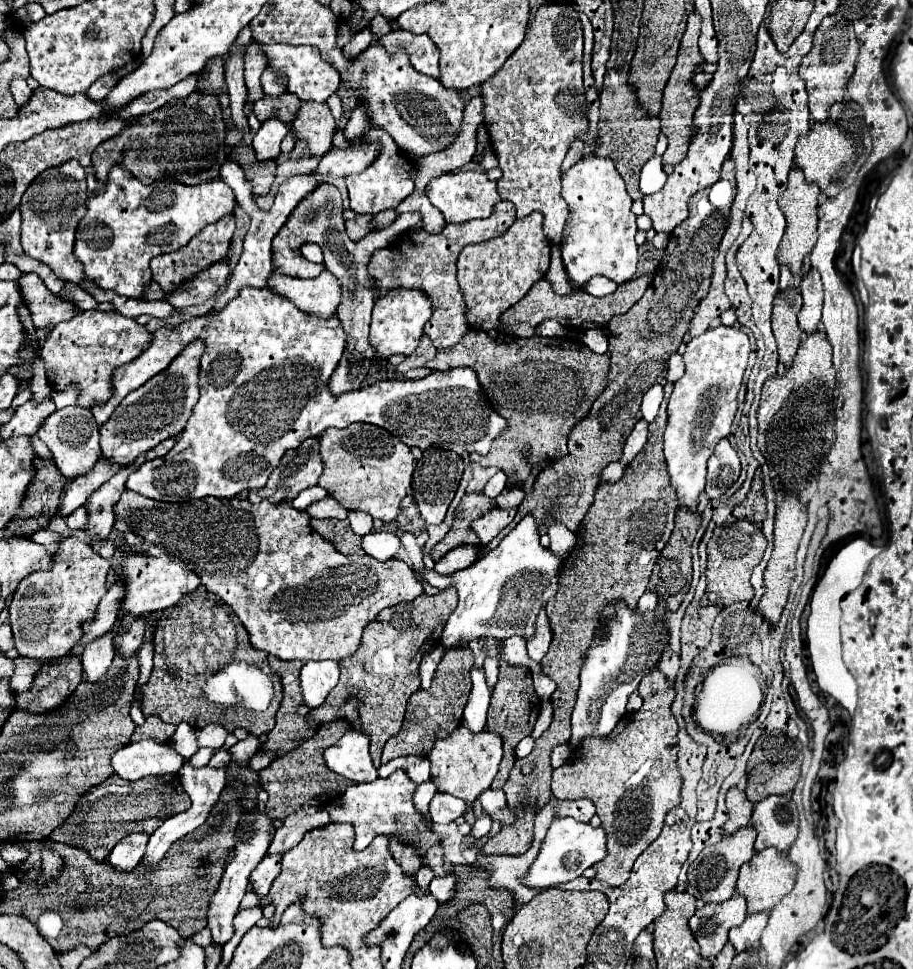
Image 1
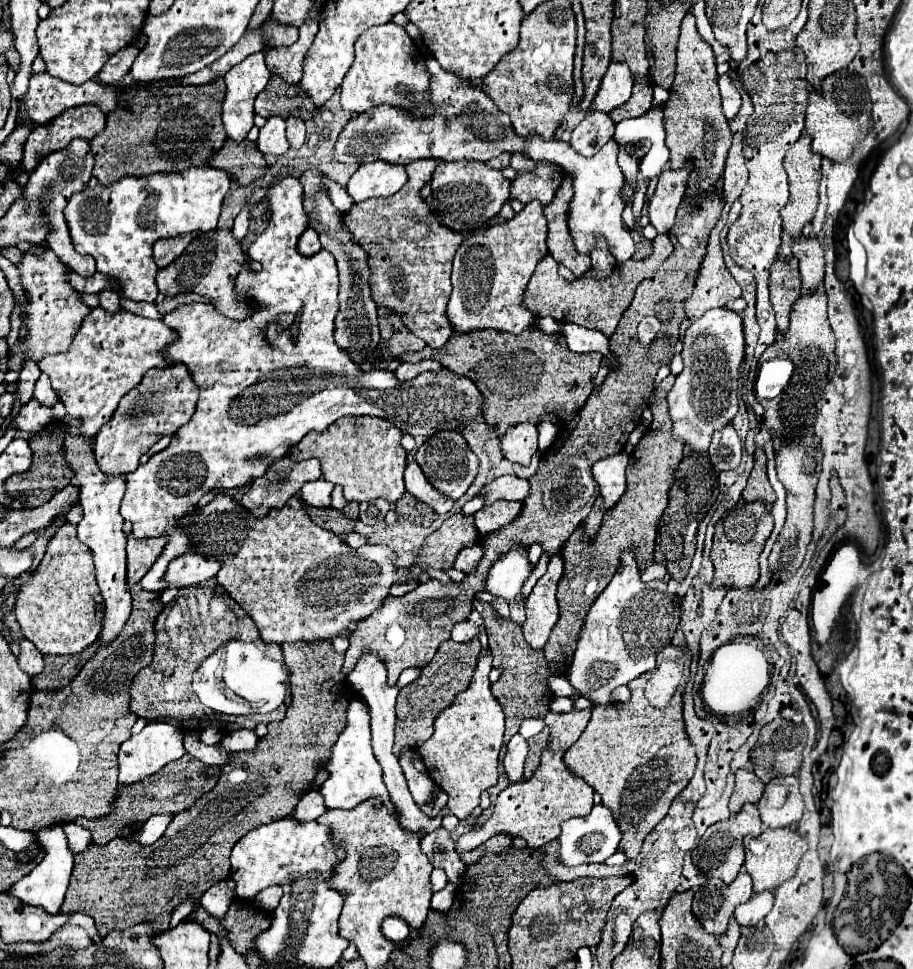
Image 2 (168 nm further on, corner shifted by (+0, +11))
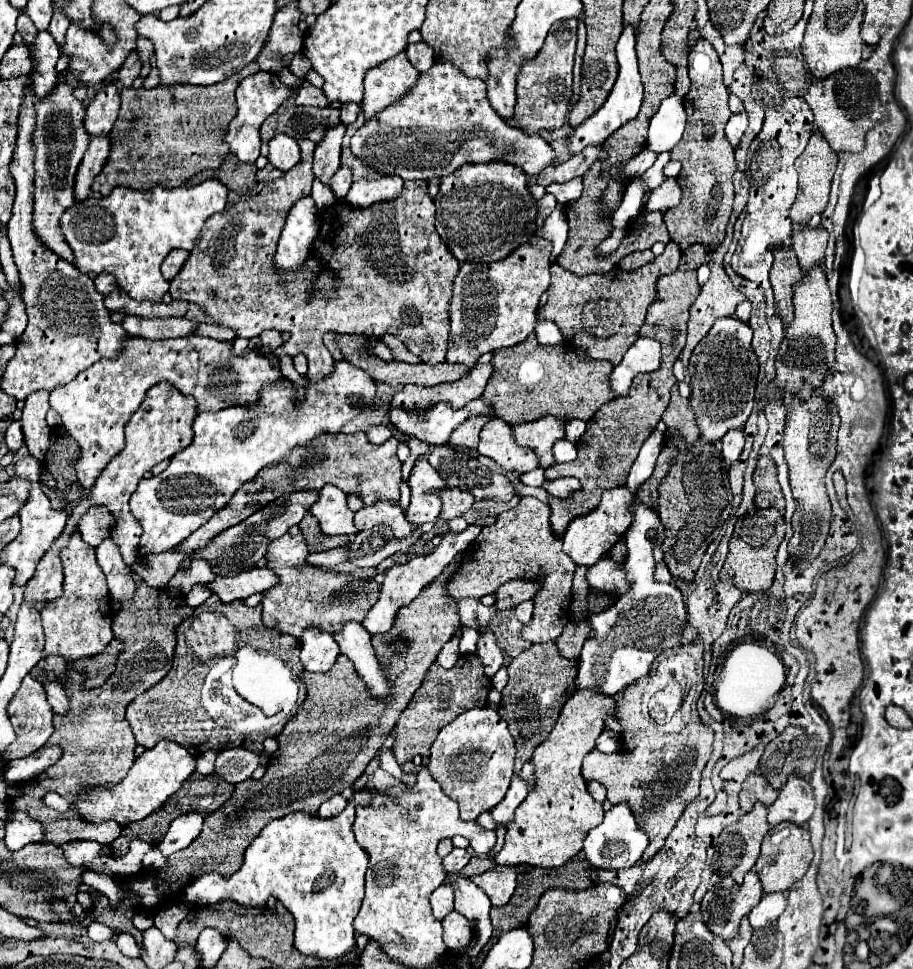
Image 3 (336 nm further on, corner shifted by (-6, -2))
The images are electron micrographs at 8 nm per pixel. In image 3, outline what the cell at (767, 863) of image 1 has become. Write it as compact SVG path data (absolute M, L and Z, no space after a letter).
M779 823L777 827L771 827L763 839L761 855L755 863L755 871L763 883L763 891L765 893L787 891L795 881L799 881L805 875L811 859L813 859L813 847L807 829L795 823Z

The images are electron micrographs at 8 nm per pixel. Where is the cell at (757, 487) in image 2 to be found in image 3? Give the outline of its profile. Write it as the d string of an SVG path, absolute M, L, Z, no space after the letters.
M763 455L757 461L757 469L753 473L753 481L757 487L755 505L761 509L775 507L777 511L785 511L785 499L781 493L781 485L777 481L777 465L771 457Z

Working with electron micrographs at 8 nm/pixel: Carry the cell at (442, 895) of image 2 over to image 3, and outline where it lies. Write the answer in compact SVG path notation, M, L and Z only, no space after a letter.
M457 911L443 919L443 941L449 949L465 949L473 941L473 929Z

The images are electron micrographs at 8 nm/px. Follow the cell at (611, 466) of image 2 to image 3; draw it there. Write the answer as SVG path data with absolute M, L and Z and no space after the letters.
M619 487L615 491L605 491L599 507L595 507L589 517L577 517L569 523L567 531L563 533L563 551L577 563L591 567L595 565L627 531L631 525L631 513L627 503L631 501L631 495L627 495L627 487Z

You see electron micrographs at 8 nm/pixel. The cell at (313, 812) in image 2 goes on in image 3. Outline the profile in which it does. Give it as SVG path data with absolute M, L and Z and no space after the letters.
M335 795L335 797L327 799L327 801L319 807L317 815L319 815L319 817L331 817L331 815L341 813L345 807L347 807L347 797L343 797L343 795Z

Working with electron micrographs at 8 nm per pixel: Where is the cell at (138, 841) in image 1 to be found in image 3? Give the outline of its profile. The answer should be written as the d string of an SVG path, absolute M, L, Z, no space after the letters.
M185 813L185 815L179 815L171 823L169 831L165 833L163 841L157 847L167 857L173 855L173 853L177 853L177 851L181 851L181 849L185 849L201 833L203 819L205 819L205 815L201 815L201 813Z

